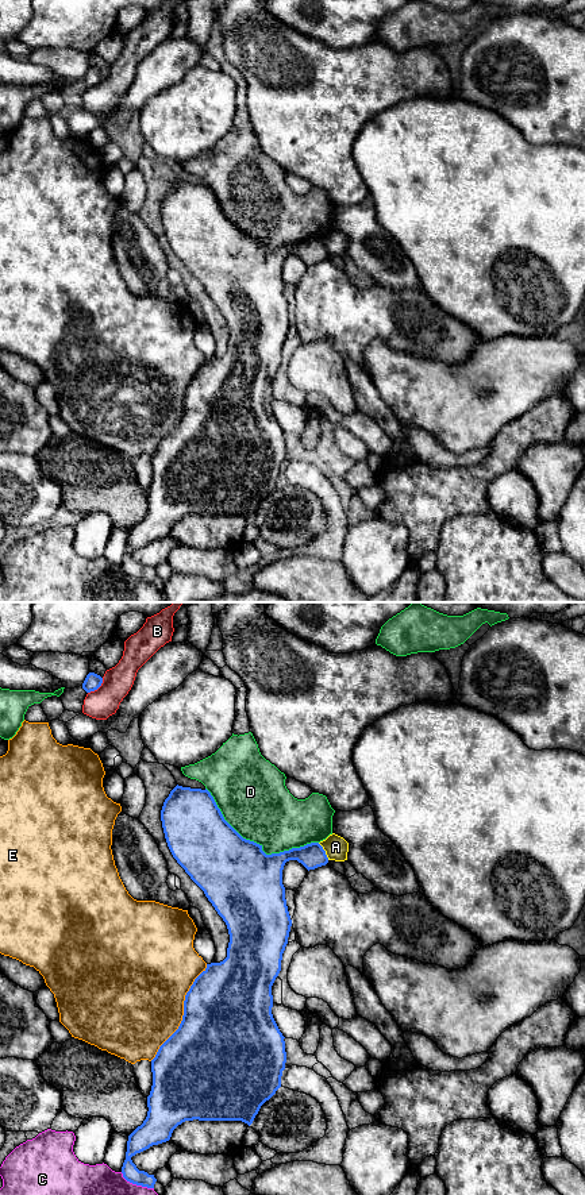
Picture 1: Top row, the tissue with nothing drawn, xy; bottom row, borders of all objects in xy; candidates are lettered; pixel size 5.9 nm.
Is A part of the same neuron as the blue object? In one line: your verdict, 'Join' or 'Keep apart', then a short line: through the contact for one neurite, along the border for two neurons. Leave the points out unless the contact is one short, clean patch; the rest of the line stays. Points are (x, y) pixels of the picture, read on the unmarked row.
Keep apart. Line: xy (318, 238), (328, 254)

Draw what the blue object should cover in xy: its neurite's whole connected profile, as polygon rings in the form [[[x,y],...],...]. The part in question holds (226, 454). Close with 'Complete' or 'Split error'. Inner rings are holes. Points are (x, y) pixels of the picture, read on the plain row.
[[[176,181],[165,194],[161,216],[168,242],[190,274],[204,286],[227,320],[230,338],[227,352],[207,359],[195,374],[184,396],[184,410],[178,424],[159,442],[151,455],[153,481],[147,492],[147,512],[127,536],[123,573],[136,581],[154,583],[157,574],[139,566],[131,552],[170,535],[173,525],[185,516],[242,516],[253,519],[261,501],[281,482],[286,447],[284,431],[273,409],[272,381],[281,366],[281,355],[292,321],[282,280],[286,257],[297,255],[308,266],[326,261],[328,253],[319,238],[266,250],[262,240],[243,234],[223,212],[213,192],[205,184]]]. Complete

